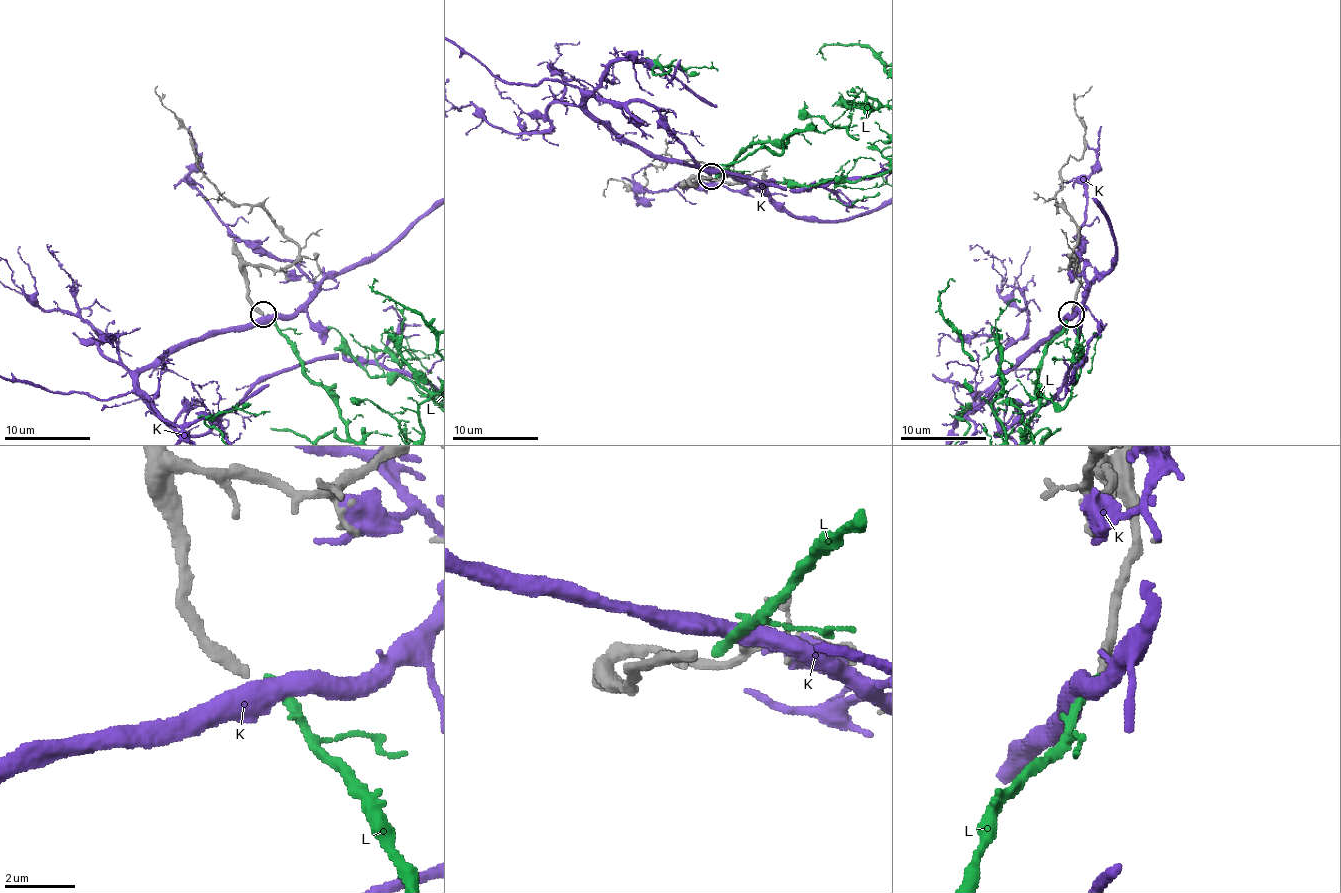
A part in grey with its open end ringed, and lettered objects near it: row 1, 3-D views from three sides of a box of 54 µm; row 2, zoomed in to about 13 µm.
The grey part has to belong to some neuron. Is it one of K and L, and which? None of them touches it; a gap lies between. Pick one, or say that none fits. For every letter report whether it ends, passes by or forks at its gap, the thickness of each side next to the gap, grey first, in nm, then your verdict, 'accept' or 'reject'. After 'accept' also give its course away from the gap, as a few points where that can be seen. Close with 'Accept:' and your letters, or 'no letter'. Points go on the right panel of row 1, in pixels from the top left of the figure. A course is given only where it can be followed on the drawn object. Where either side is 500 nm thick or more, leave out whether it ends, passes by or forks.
K: 320 nm thick on the grey side, 500 nm on the other; reject
L: it ends there; 320 nm thick on the grey side, 280 nm on the other; accept
Accept: L

